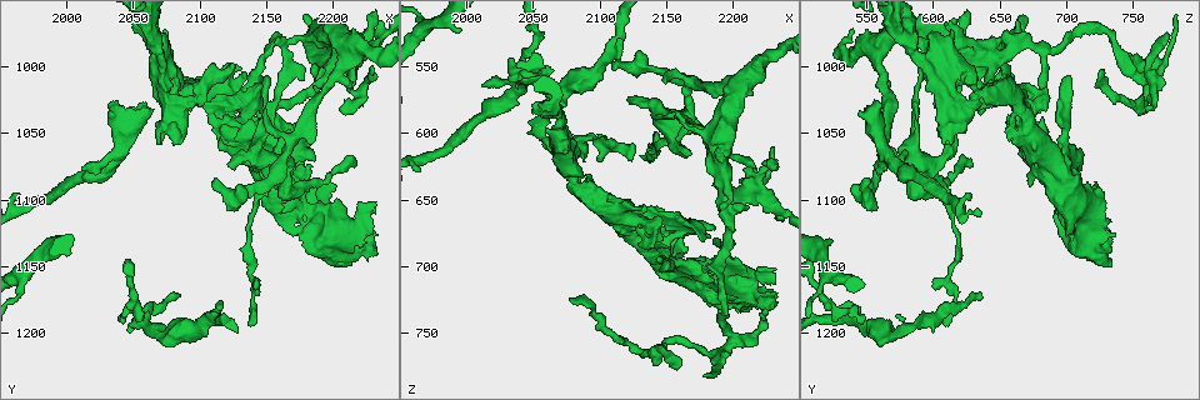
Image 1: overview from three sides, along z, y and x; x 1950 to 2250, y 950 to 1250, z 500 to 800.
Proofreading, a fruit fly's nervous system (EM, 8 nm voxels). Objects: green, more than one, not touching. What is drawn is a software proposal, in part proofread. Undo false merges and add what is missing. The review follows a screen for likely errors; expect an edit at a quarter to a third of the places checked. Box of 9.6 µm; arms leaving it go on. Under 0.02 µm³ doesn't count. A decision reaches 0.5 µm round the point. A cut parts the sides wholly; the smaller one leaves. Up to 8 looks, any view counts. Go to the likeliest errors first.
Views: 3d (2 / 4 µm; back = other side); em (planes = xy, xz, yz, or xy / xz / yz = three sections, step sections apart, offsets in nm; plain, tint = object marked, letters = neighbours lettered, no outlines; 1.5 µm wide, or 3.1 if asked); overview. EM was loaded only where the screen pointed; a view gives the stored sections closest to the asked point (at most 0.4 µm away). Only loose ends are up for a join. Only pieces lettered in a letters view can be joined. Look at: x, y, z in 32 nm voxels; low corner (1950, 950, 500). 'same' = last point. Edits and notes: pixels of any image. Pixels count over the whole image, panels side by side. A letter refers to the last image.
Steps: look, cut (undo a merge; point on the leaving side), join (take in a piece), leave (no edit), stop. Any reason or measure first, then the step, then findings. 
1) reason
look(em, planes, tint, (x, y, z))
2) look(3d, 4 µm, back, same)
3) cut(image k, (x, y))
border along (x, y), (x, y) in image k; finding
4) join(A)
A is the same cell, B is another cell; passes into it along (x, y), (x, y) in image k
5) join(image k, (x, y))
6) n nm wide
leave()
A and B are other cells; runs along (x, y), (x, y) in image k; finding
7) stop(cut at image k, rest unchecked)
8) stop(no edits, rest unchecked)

small branch off a trunk
look(3d, 4 µm, (2080, 1020, 634))

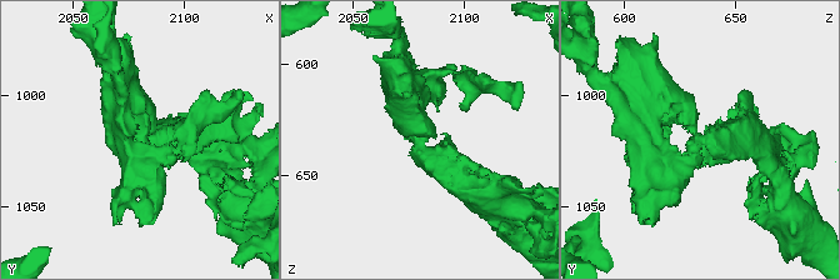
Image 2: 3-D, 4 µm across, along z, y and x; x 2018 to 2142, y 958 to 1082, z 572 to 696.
now the EM
look(em, planes, letters, (2080, 1020, 636))

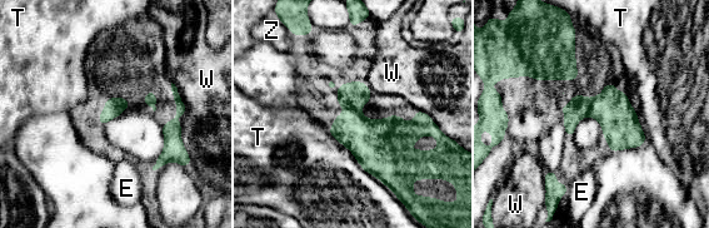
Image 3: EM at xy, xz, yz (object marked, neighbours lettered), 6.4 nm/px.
120 nm wide
leave()
E, T, W and Z are other cells; border along (326, 130), (364, 169), (392, 191) in image 3; continuous, no second cell

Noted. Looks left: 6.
branch stops here
look(3d, 4 µm, (2226, 974, 736))

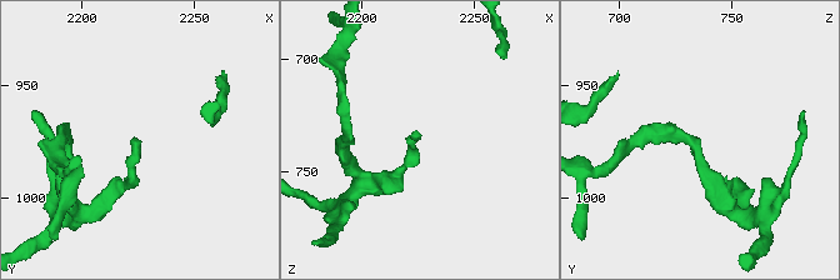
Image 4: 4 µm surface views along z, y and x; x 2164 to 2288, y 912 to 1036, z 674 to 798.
look(em, planes, letters, (2225, 974, 734))

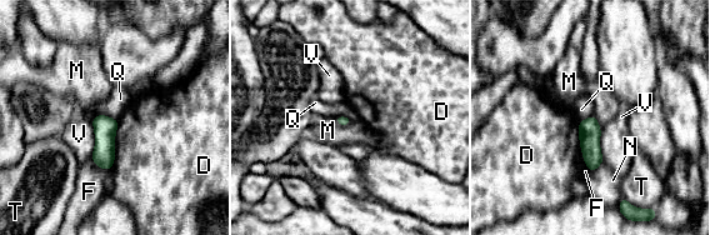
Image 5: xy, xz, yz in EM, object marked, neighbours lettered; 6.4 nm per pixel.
leave()
D, F, M, N, Q, T and V are other cells; border along (95, 115), (108, 115), (116, 120) in image 5; no lettered piece goes on from it

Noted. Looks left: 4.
free end
look(3d, 2 µm, (2158, 974, 776))

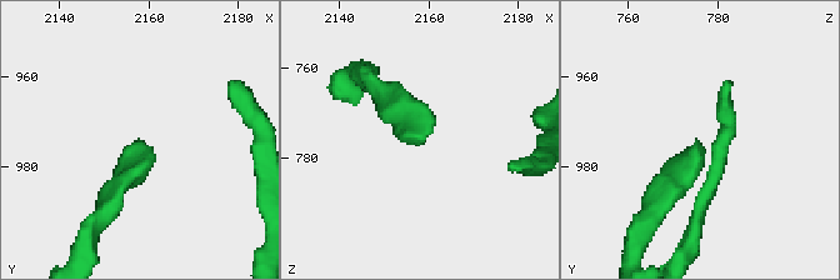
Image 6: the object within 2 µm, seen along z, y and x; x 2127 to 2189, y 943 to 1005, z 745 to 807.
now the EM
look(em, xz, step 8, tint, (2160, 975, 775))

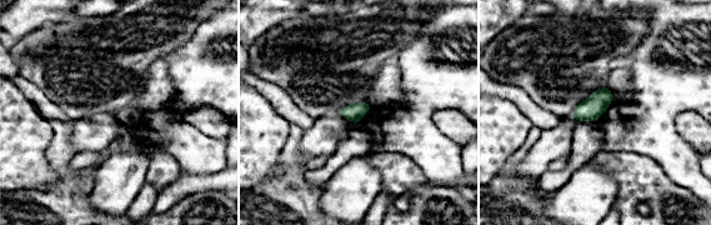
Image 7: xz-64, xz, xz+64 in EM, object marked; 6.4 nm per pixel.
look(em, planes, letters, same)

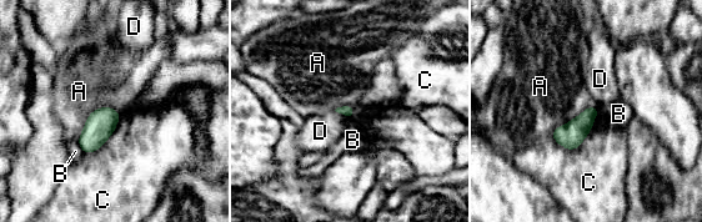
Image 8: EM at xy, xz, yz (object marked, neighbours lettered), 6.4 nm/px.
C touches over 340 nm
leave()
A, B, C and D are other cells; border along (120, 112), (95, 109), (78, 137) in image 8; none of them fits

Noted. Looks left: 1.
stop(no edits, rest unchecked)

